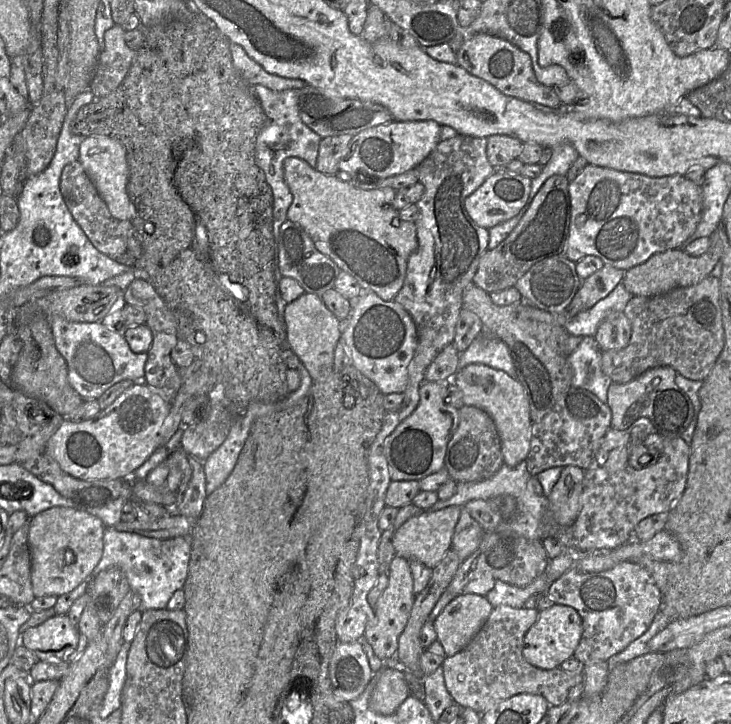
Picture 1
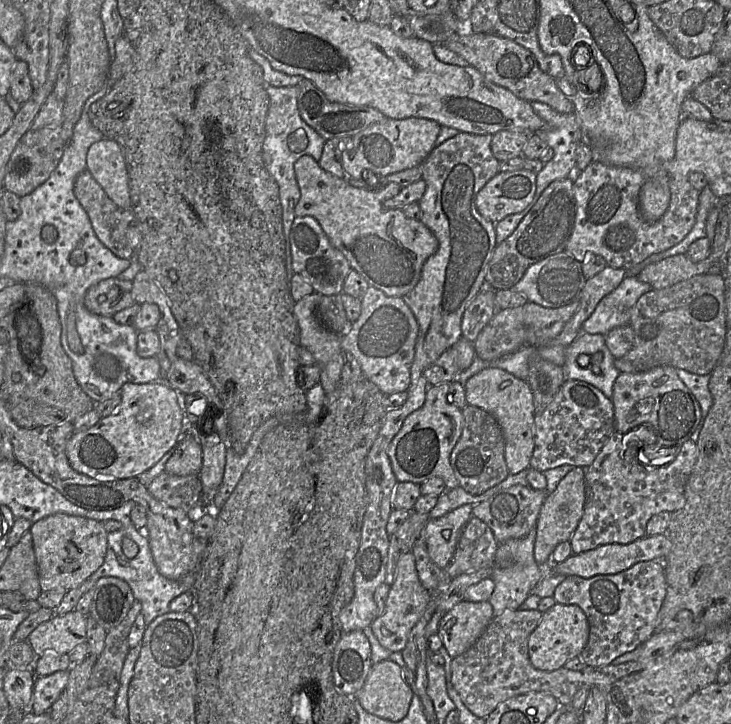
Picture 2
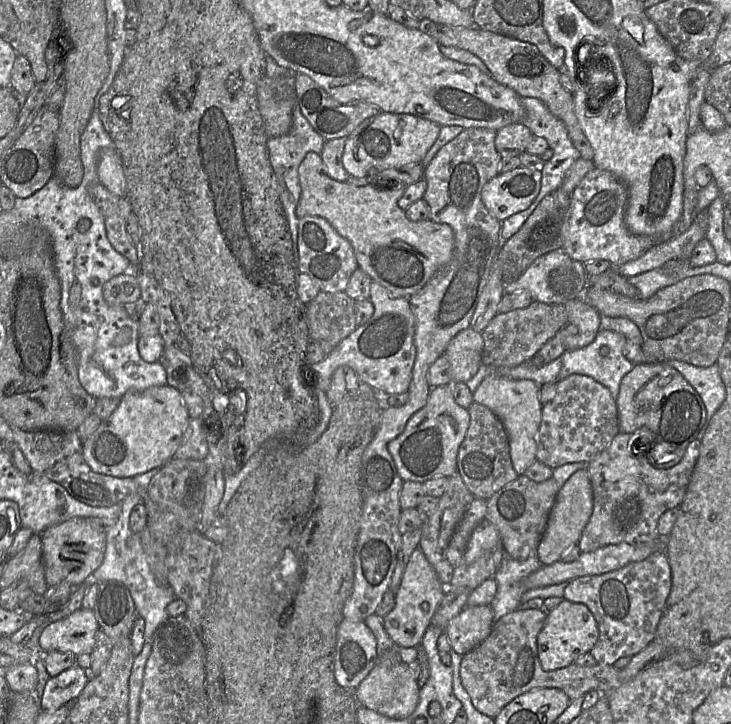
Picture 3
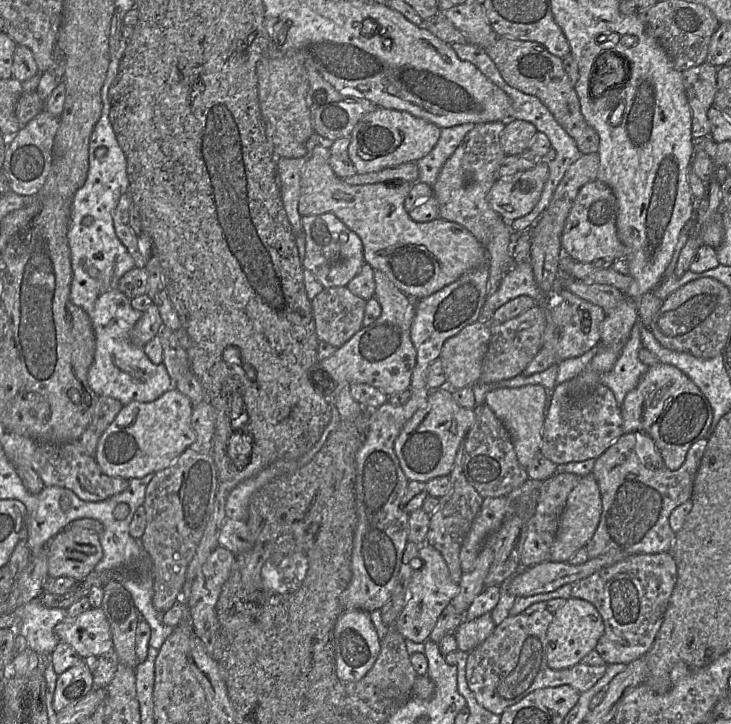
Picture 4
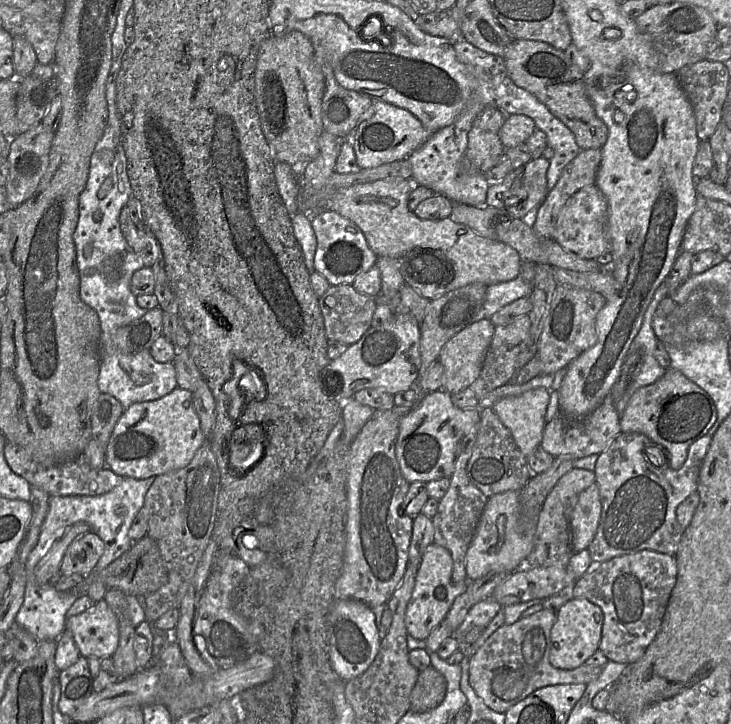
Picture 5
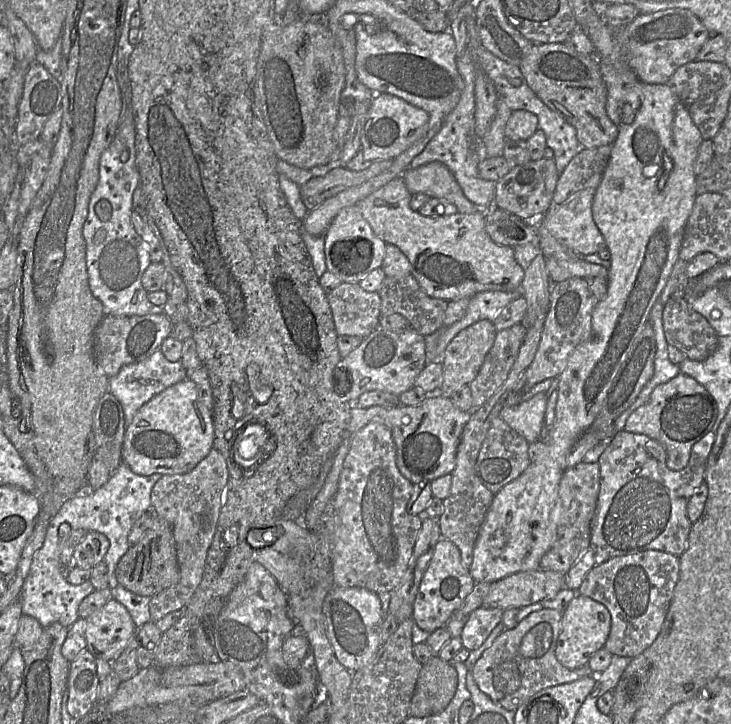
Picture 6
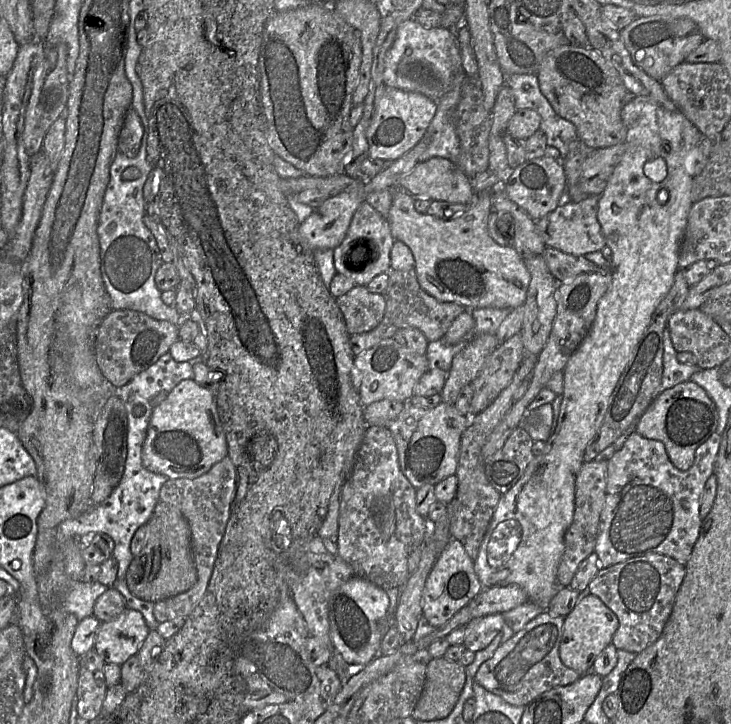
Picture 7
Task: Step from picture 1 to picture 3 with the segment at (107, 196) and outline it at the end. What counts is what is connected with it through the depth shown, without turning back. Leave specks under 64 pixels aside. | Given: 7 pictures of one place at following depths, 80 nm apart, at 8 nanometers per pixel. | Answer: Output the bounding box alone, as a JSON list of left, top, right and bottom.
[97,149,127,197]

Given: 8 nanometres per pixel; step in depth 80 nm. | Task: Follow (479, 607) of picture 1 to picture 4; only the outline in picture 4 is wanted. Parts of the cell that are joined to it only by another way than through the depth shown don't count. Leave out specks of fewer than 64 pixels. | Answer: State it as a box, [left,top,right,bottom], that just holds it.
[453,613,495,651]

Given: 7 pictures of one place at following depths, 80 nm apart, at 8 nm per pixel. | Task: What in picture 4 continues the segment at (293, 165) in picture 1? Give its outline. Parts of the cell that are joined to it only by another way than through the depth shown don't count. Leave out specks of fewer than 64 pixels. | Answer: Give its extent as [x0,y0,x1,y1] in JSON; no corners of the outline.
[298,144,488,300]

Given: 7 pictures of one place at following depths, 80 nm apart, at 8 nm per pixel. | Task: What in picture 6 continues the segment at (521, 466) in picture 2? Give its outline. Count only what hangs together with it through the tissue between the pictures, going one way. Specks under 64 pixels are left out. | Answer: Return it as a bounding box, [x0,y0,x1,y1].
[499,393,548,444]

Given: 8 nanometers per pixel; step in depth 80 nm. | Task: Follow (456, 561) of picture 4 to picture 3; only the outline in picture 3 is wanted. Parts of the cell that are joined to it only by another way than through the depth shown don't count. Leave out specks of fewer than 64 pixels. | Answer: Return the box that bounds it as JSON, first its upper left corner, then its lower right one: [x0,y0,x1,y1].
[418,470,475,585]

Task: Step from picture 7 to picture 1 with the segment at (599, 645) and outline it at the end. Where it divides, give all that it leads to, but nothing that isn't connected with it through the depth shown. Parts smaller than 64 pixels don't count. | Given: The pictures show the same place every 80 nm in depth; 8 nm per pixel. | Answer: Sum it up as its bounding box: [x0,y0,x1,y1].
[523,603,582,669]

